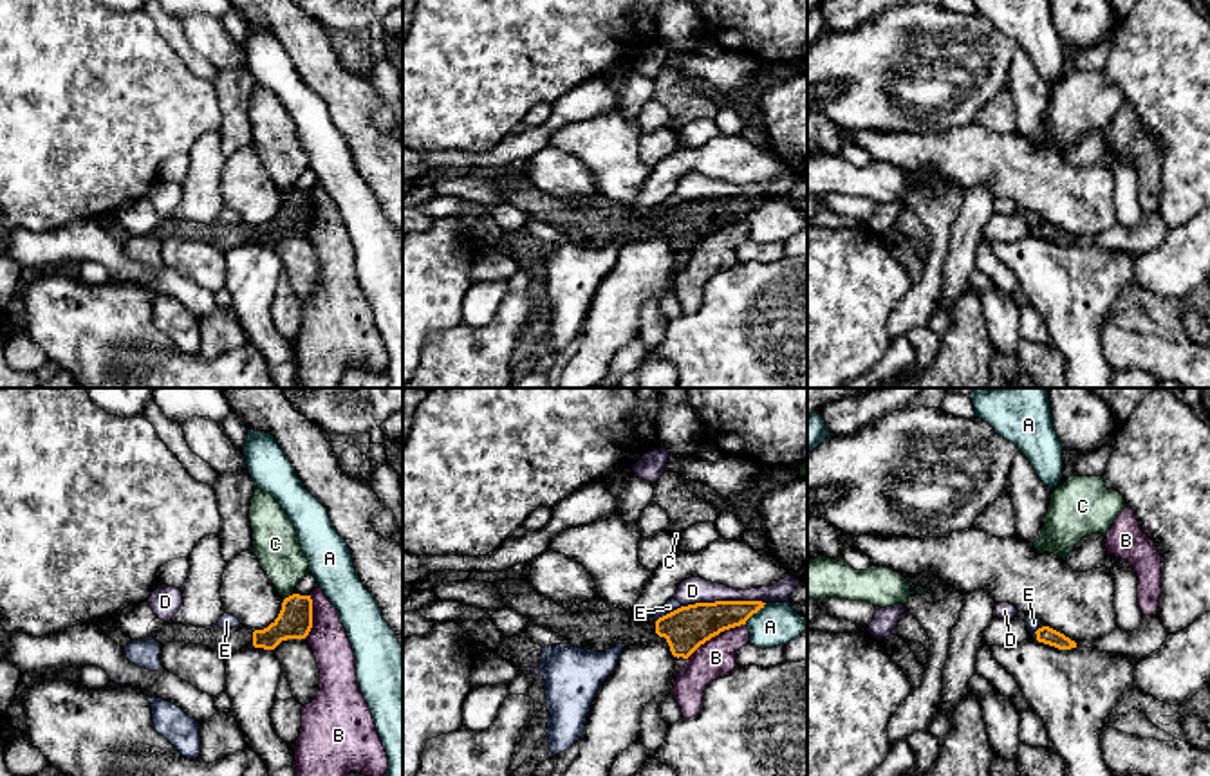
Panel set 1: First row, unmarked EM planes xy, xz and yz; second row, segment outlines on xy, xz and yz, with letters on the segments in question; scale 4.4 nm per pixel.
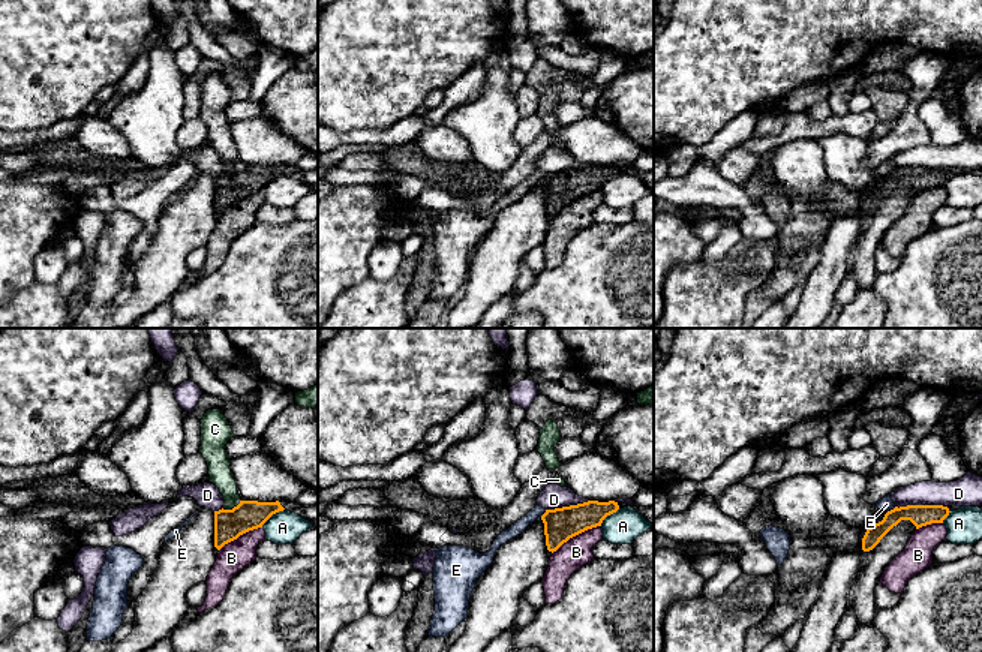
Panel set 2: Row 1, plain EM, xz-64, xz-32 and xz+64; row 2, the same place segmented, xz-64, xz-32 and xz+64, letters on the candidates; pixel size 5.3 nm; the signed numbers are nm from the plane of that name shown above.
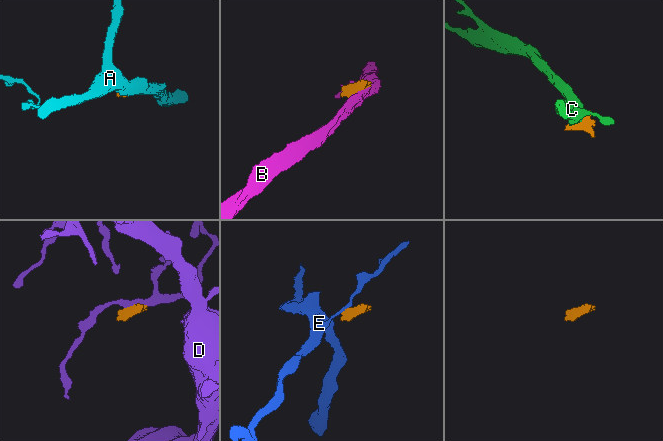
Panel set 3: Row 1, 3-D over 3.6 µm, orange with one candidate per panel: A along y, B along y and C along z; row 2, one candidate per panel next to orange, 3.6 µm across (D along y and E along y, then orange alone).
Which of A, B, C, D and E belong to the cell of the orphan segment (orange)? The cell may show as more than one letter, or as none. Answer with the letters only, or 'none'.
none

